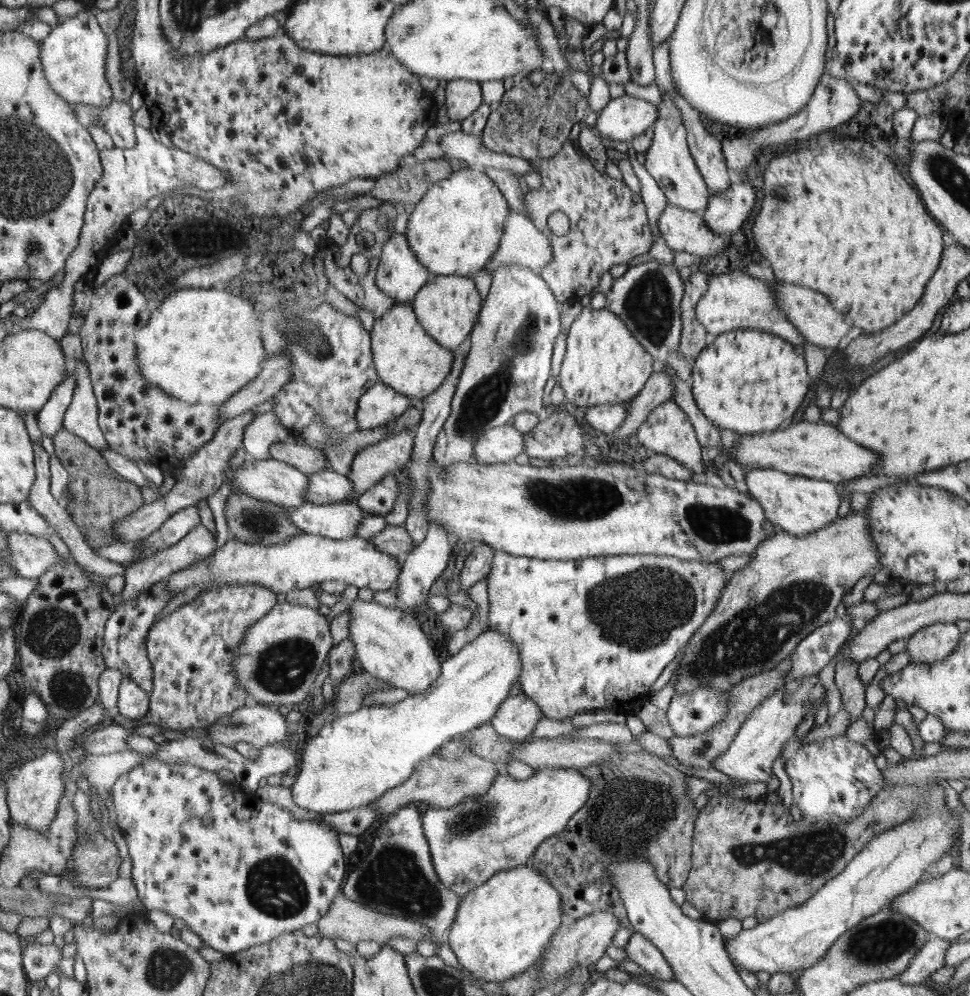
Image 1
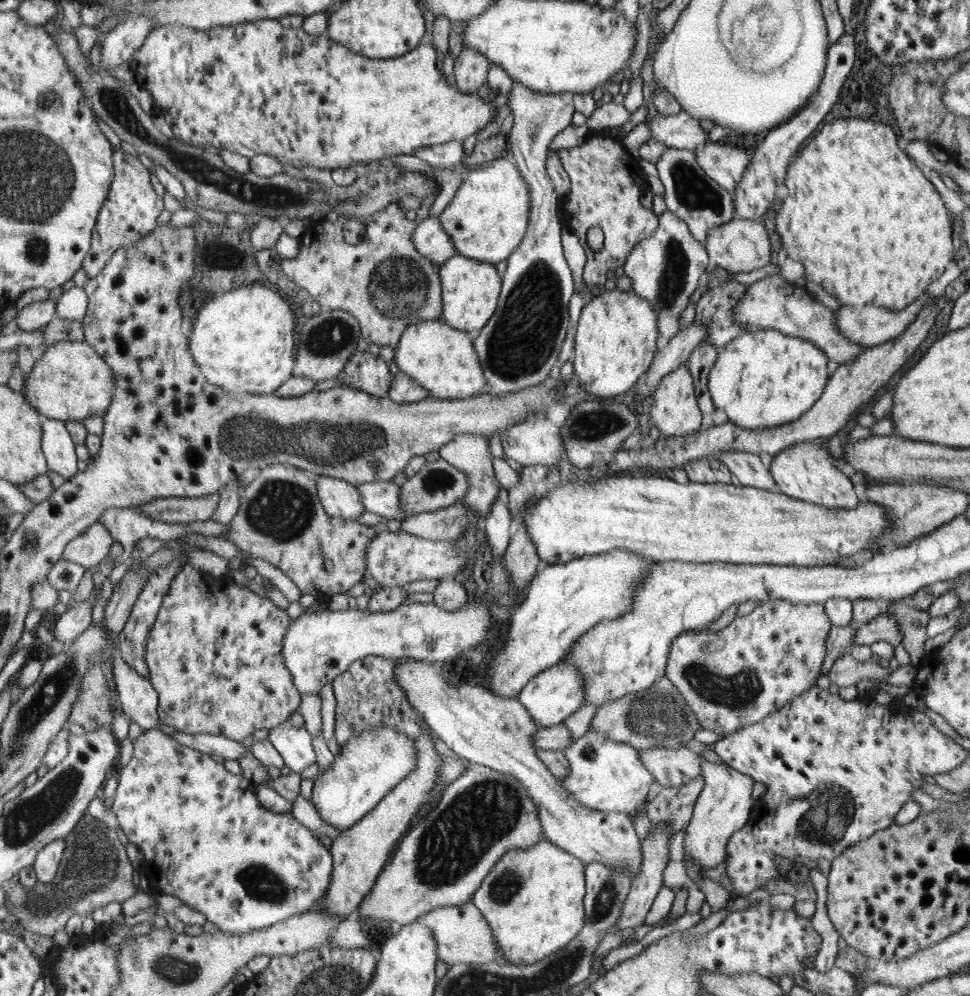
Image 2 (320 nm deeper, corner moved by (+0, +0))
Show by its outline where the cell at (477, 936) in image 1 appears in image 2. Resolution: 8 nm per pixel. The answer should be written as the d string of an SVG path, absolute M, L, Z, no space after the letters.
M546 837L527 849L510 849L487 874L471 902L482 912L495 934L500 952L510 964L531 965L570 945L586 924L586 864Z

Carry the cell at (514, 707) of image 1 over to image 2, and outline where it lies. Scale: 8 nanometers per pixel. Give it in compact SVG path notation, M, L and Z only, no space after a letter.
M561 661L559 665L552 666L551 669L544 670L543 673L532 678L516 699L530 711L540 728L544 728L562 725L571 714L582 707L586 702L584 691L586 691L584 677L572 664Z

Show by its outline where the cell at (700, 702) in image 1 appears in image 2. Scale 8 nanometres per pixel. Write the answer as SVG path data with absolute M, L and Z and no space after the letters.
M778 599L764 601L749 614L735 618L720 632L705 629L680 634L672 640L665 675L696 713L701 728L721 735L733 733L743 726L764 720L817 685L820 669L824 665L824 642L828 639L830 628L824 604L794 604Z

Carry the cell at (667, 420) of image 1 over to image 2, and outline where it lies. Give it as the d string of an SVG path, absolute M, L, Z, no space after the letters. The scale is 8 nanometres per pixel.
M680 365L675 371L662 377L657 384L652 402L652 408L649 412L652 417L652 424L664 437L688 436L694 434L702 426L702 413L697 403L697 396L694 390L694 379L688 367Z

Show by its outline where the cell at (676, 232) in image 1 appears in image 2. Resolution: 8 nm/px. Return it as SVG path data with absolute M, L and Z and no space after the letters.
M733 219L709 230L704 248L710 261L731 273L752 272L770 263L770 236L762 220Z

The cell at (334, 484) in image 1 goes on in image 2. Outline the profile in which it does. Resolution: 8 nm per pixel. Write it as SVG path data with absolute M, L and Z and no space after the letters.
M381 480L358 484L357 487L366 511L374 516L387 518L387 520L402 522L408 519L405 518L401 507L400 485L392 480Z

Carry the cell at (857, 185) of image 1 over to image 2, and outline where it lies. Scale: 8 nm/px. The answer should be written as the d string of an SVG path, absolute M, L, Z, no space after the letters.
M844 118L834 120L826 126L822 126L814 140L808 142L808 146L792 158L788 165L785 177L785 185L788 189L788 197L782 201L782 206L776 214L776 231L780 234L781 244L784 245L788 258L797 260L805 266L805 275L808 280L820 284L830 296L834 296L838 303L850 307L862 307L874 305L890 311L899 311L916 302L926 292L928 285L938 280L946 266L954 260L954 240L952 240L952 222L950 214L936 192L932 182L928 180L925 169L910 159L904 151L898 147L898 138L894 129L884 123L872 120L858 120L858 118Z

